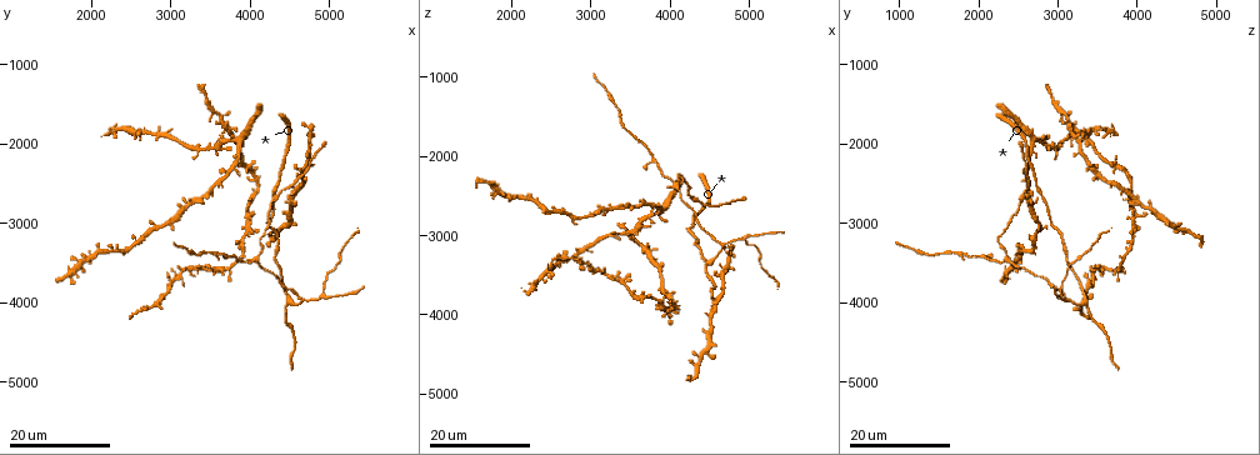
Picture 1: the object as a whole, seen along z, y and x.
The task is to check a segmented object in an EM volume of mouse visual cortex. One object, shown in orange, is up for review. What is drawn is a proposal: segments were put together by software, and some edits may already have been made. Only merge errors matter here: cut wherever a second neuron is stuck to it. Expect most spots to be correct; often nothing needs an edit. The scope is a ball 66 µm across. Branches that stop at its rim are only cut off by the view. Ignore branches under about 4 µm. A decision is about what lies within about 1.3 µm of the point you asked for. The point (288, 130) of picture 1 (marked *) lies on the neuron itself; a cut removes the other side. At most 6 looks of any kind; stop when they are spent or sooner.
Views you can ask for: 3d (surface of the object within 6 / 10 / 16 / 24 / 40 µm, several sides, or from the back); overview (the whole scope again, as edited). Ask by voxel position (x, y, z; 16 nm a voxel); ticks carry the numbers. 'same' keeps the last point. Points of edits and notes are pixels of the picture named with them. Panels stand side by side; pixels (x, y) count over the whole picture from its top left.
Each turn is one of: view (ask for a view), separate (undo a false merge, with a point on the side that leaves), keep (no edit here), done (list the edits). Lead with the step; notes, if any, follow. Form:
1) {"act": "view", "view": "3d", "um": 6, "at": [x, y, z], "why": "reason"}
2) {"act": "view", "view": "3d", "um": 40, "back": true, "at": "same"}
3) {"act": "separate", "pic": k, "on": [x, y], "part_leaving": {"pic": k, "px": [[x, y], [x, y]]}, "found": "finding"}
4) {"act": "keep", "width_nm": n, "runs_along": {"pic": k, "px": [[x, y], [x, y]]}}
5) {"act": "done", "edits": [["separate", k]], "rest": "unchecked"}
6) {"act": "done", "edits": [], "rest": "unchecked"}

{"act": "view", "view": "3d", "um": 16, "at": [4100, 3450, 2350]}

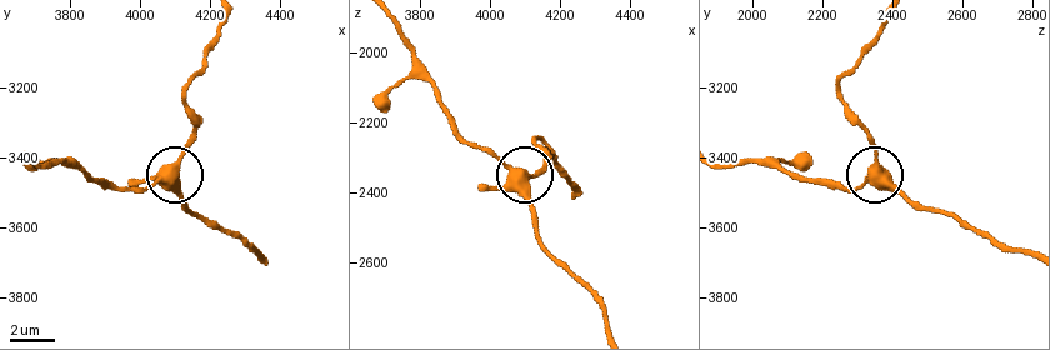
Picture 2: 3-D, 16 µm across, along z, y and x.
{"act": "view", "view": "3d", "um": 10, "at": [4100, 3420, 2350]}

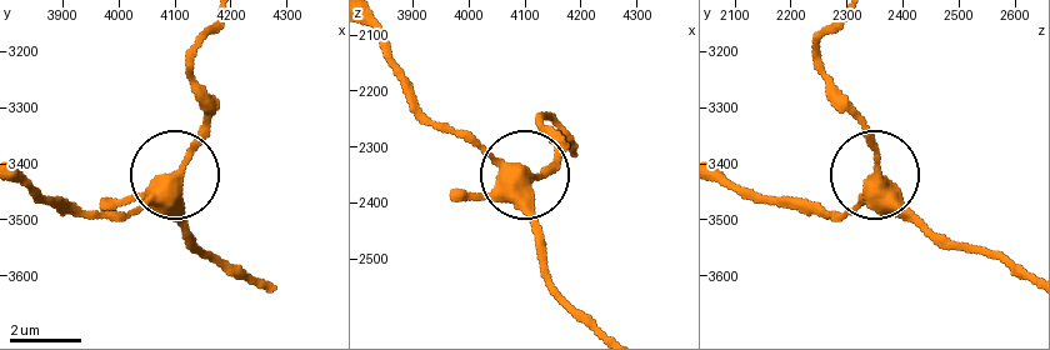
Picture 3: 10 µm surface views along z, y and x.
{"act": "keep", "runs_along": {"pic": 3, "px": [[1026, 279], [991, 255], [946, 246], [878, 181], [839, 223]]}, "found": "continuous, no second neuron"}

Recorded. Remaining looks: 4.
{"act": "view", "view": "3d", "um": 24, "at": [3650, 3350, 1800], "why": "thick turns thin"}

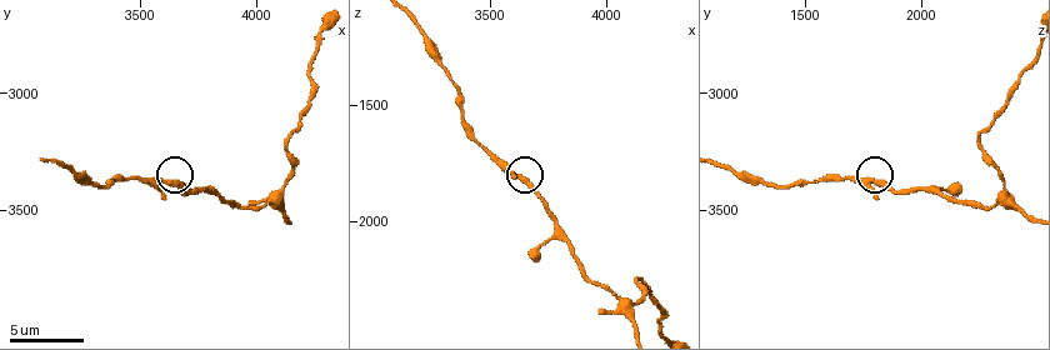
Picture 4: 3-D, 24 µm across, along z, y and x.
{"act": "view", "view": "3d", "um": 10, "at": [3640, 3380, 1800], "why": "zoom in"}

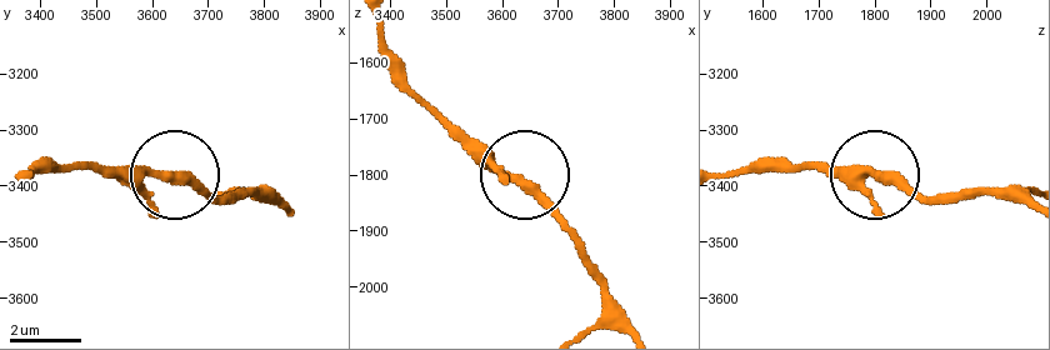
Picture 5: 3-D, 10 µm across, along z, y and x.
{"act": "keep", "width_nm": 220, "found": "one neuron here"}

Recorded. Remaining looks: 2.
{"act": "view", "view": "3d", "um": 24, "at": [4950, 3950, 3050], "why": "branch point"}

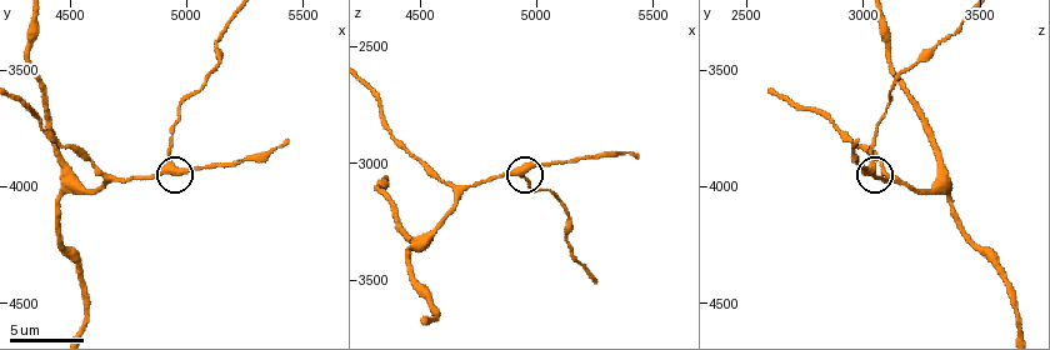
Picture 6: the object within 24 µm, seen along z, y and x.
{"act": "view", "view": "3d", "um": 10, "at": [4940, 3910, 3040]}

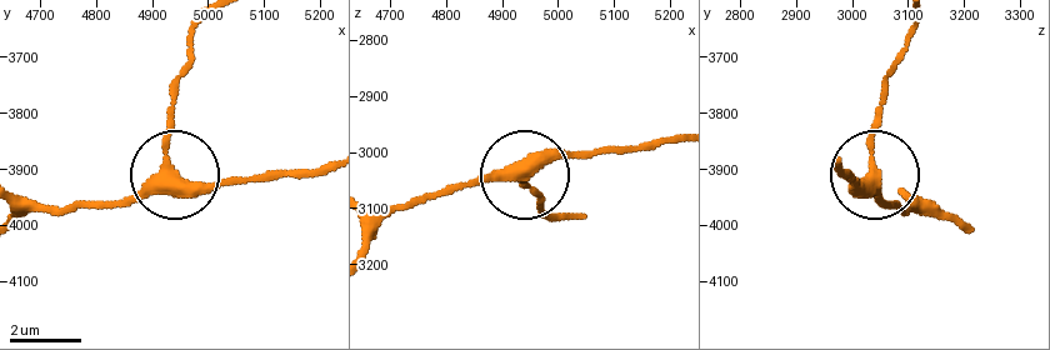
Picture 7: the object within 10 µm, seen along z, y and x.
{"act": "keep", "width_nm": 360, "runs_along": {"pic": 7, "px": [[374, 236], [409, 206], [481, 183], [570, 155], [621, 155]]}, "found": "all the same neuron"}

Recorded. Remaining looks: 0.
{"act": "done", "edits": [], "rest": "unchecked"}

